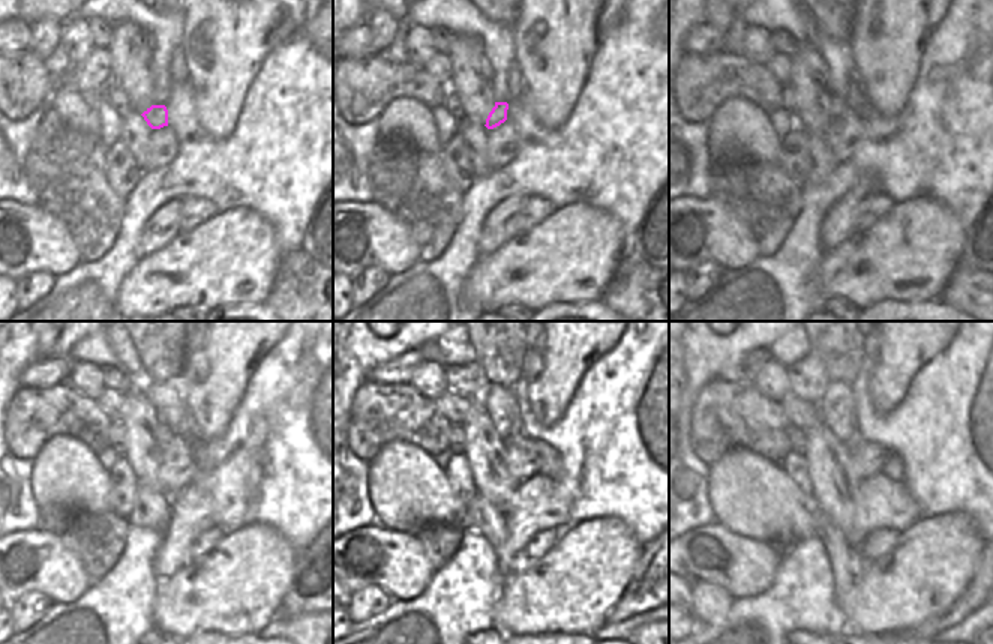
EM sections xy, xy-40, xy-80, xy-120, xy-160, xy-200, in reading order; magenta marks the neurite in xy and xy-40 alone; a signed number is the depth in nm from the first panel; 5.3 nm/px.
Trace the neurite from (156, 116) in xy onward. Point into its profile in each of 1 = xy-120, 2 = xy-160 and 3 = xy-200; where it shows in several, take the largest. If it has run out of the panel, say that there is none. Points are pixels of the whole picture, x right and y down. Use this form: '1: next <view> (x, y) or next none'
1: next xy-120 (167, 430)
2: next xy-160 (500, 403)
3: next xy-200 (837, 407)

